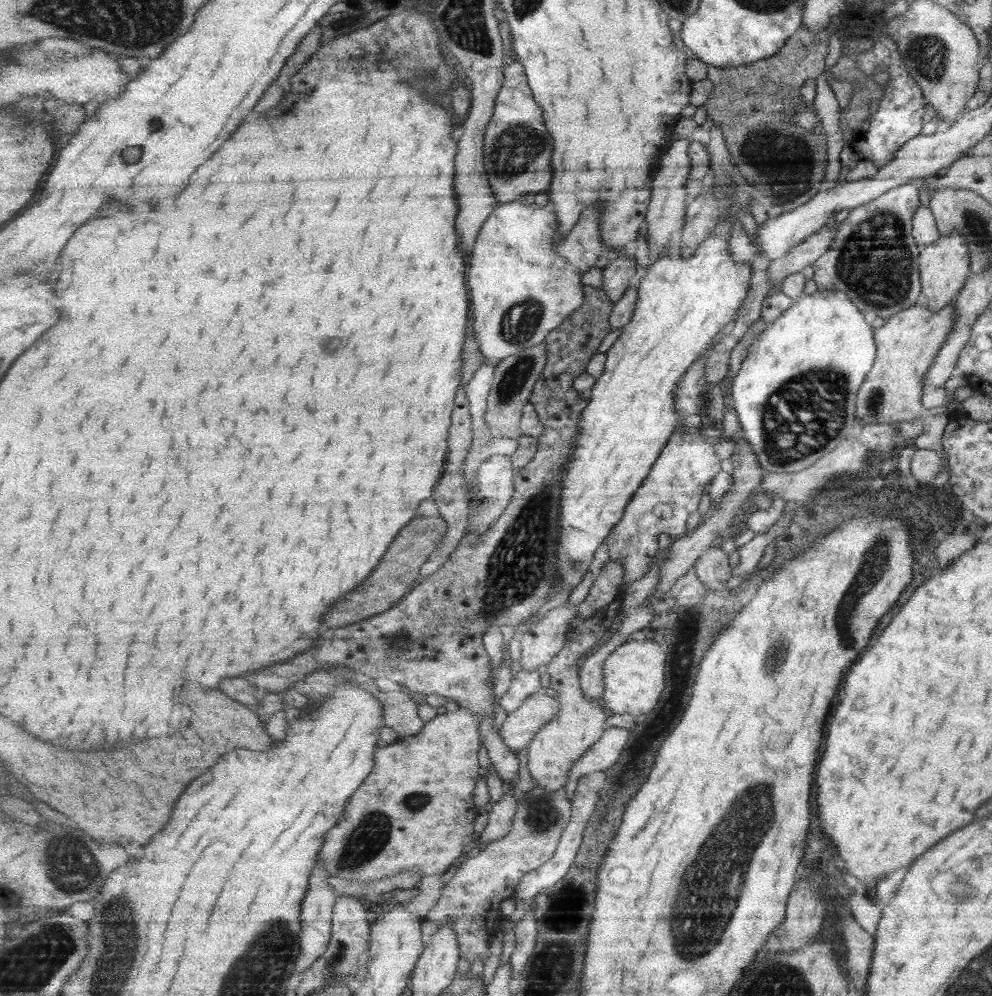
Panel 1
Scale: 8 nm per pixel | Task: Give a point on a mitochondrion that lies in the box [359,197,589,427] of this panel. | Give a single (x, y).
(516, 376)

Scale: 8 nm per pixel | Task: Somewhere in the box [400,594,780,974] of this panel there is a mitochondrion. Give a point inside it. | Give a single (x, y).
(702, 911)

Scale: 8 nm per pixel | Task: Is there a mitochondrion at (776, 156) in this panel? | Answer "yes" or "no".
yes

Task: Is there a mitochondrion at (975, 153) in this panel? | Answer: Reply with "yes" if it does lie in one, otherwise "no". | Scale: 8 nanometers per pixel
no

